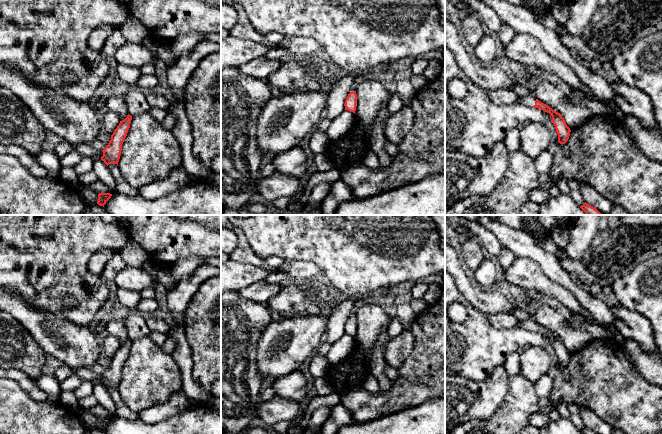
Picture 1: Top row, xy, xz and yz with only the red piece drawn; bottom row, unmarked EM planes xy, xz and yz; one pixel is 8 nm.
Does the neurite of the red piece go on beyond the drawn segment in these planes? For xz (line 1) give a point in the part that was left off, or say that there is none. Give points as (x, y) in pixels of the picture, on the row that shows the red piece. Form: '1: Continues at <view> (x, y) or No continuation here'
1: No continuation here

